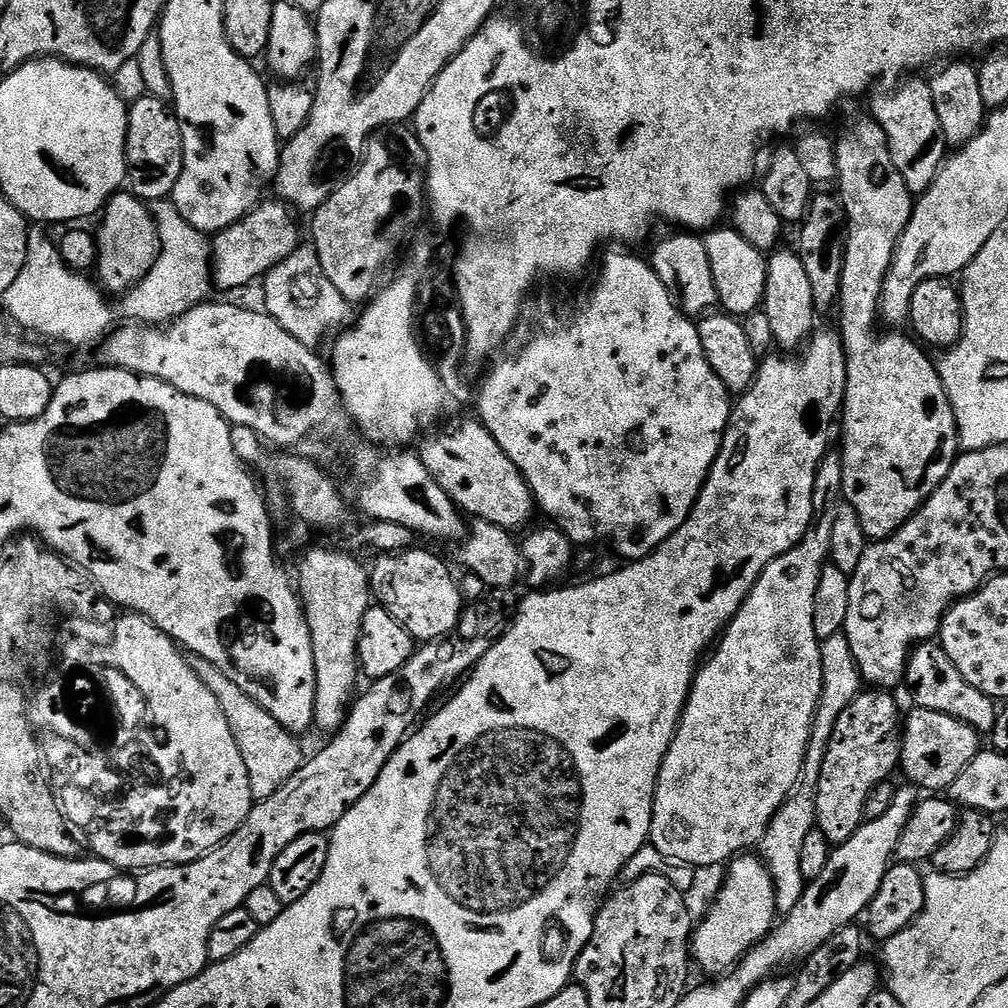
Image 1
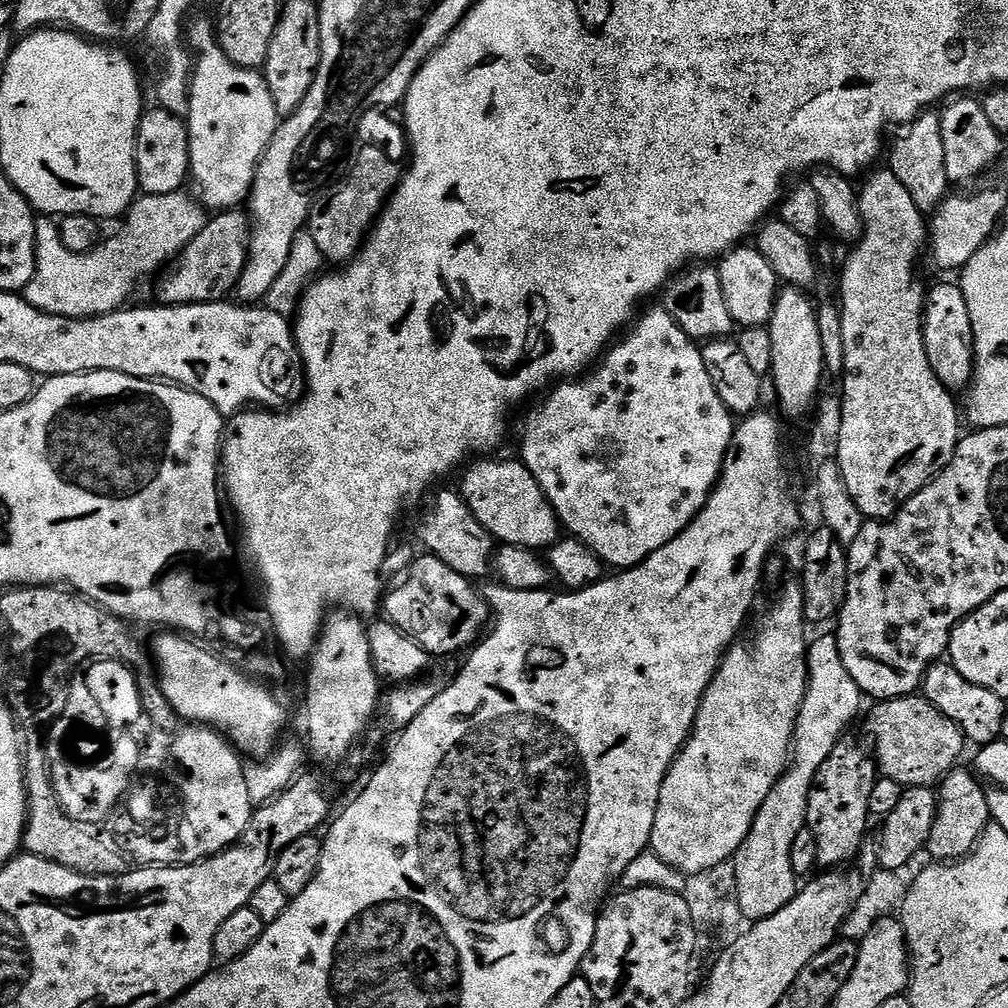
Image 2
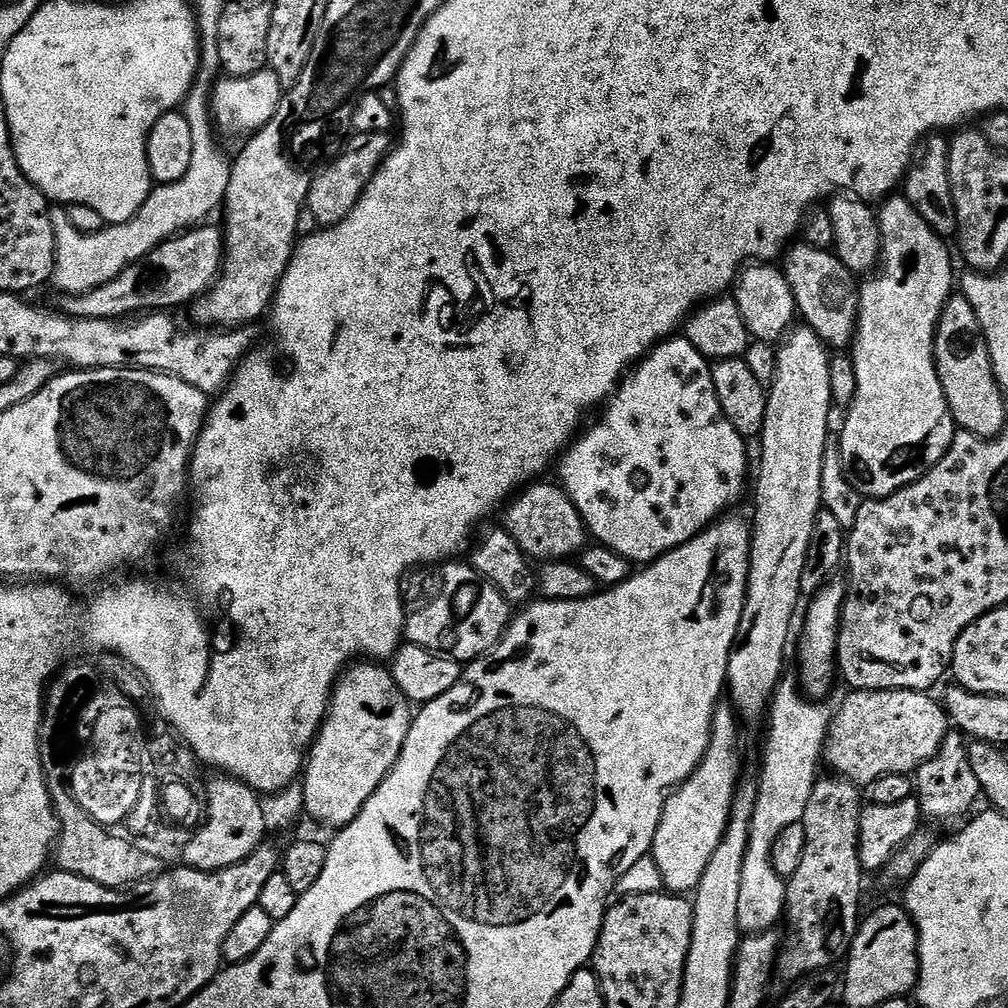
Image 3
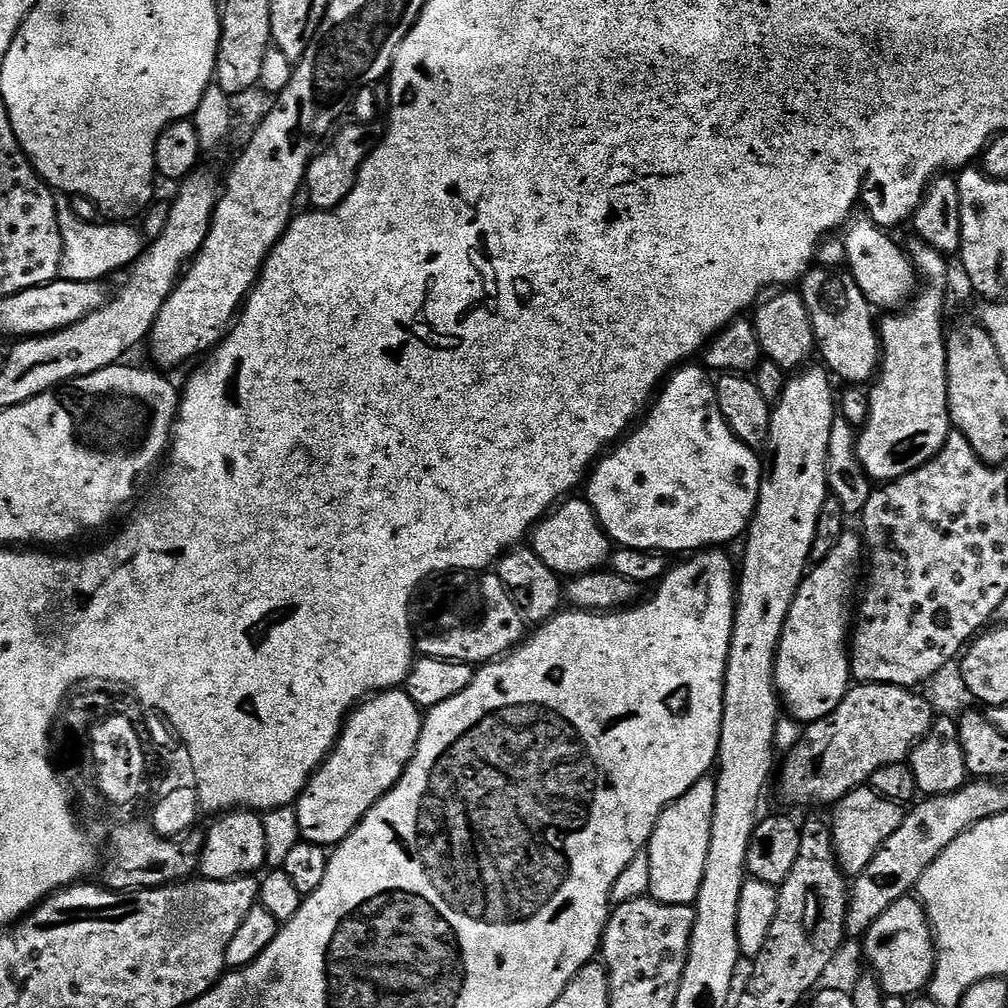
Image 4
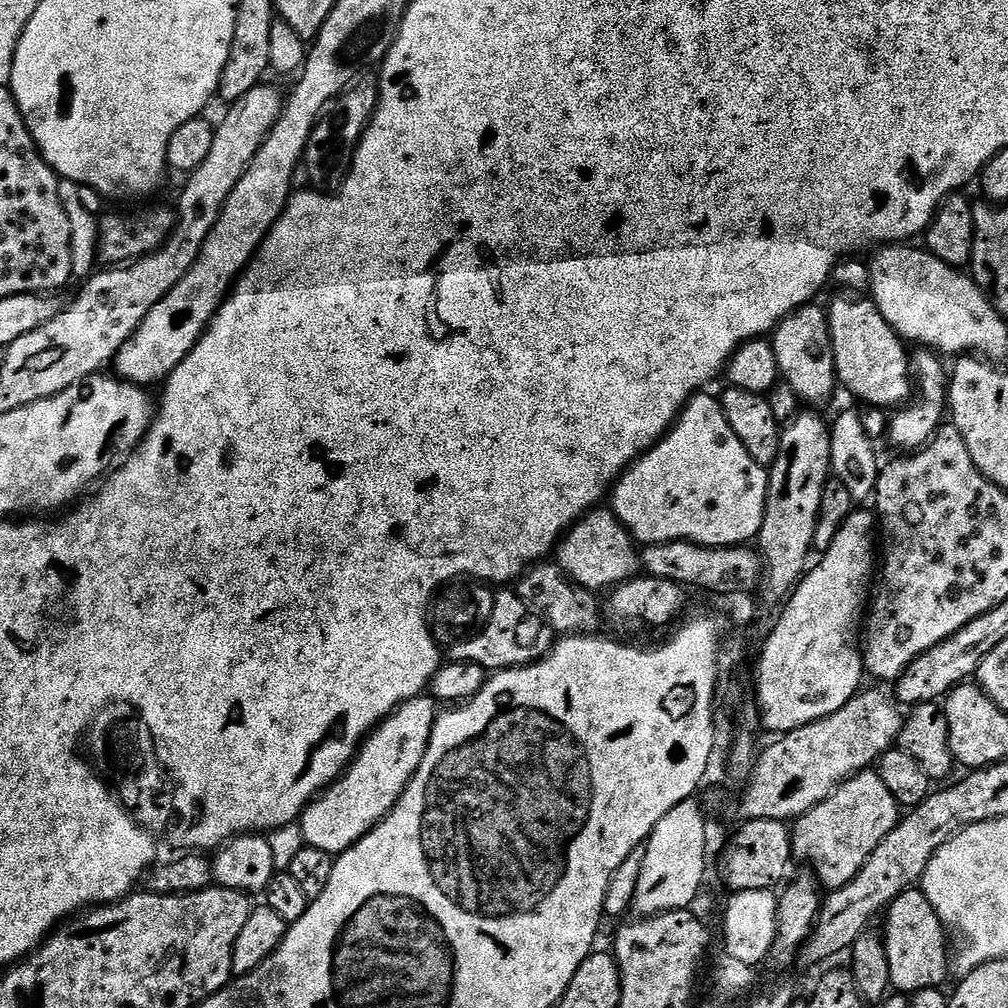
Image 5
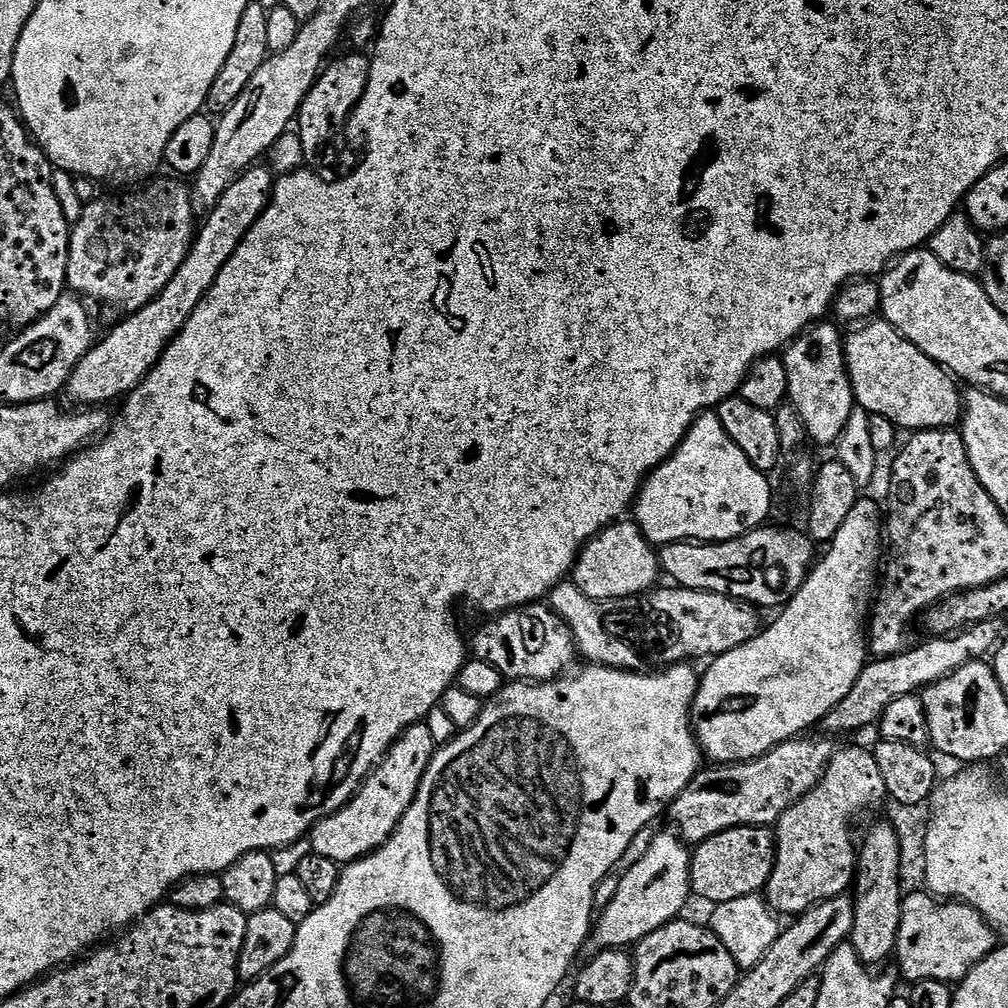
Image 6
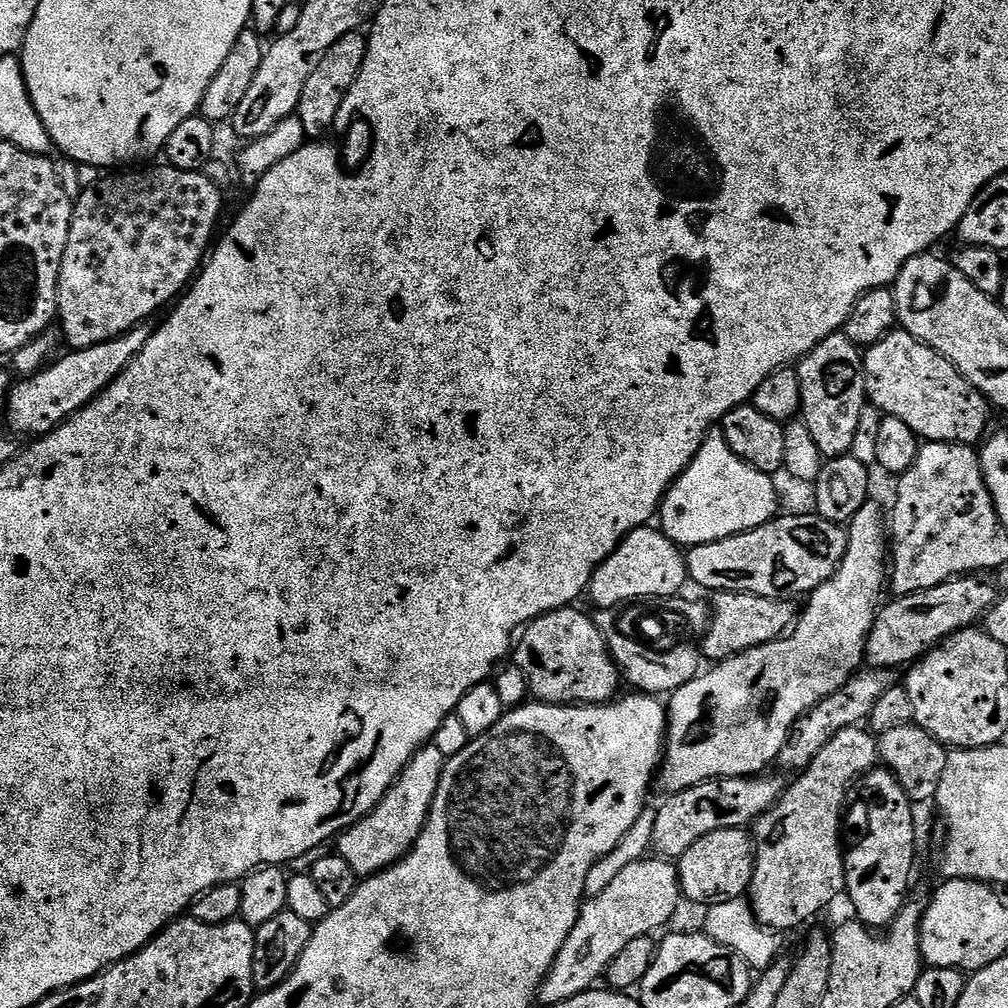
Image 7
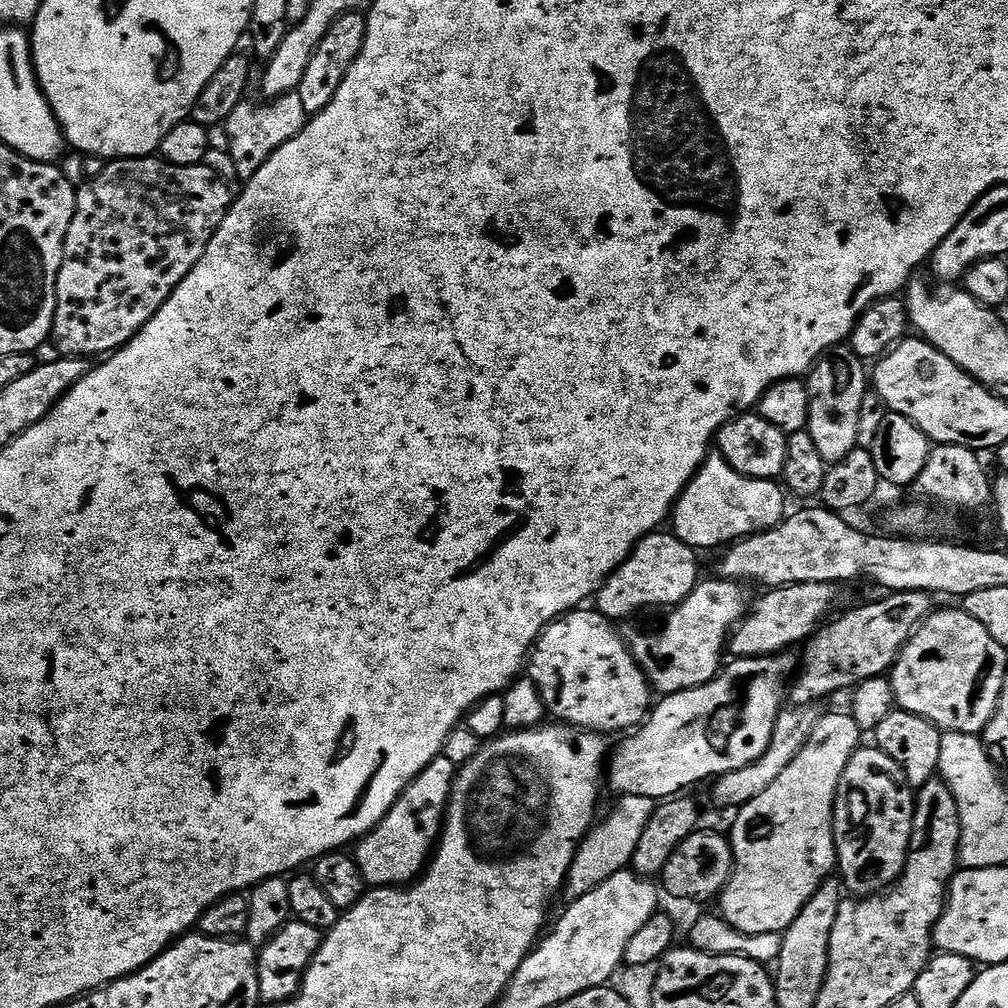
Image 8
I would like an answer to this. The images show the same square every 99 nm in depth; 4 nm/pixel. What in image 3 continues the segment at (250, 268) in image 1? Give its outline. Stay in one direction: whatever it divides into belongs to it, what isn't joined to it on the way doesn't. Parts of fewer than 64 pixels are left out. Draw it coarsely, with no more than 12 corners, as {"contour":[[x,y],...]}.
{"contour":[[205,222],[59,311],[123,320],[191,305],[224,266]]}

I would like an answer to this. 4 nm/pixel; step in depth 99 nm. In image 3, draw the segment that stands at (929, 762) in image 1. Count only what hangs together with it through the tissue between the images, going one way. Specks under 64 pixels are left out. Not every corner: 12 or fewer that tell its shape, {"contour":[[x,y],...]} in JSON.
{"contour":[[852,690],[823,763],[863,786],[912,774],[950,731],[928,692]]}

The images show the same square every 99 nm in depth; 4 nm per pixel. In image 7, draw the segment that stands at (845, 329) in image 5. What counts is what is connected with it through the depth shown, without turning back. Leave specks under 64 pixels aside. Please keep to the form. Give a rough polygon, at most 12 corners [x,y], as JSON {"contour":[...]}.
{"contour":[[893,330],[864,391],[921,441],[976,446],[988,399],[945,356]]}

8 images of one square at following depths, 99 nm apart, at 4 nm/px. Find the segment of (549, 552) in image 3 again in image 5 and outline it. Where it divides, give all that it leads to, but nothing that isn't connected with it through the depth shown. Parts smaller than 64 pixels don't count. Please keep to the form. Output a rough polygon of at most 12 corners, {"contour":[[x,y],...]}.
{"contour":[[607,507],[558,545],[574,584],[611,590],[637,575],[640,552]]}

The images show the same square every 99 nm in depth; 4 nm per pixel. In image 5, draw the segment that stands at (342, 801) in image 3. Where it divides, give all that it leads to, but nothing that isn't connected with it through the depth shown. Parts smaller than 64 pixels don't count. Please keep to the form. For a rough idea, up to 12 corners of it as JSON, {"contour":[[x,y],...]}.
{"contour":[[437,701],[401,704],[298,823],[339,854],[392,813],[436,725]]}

